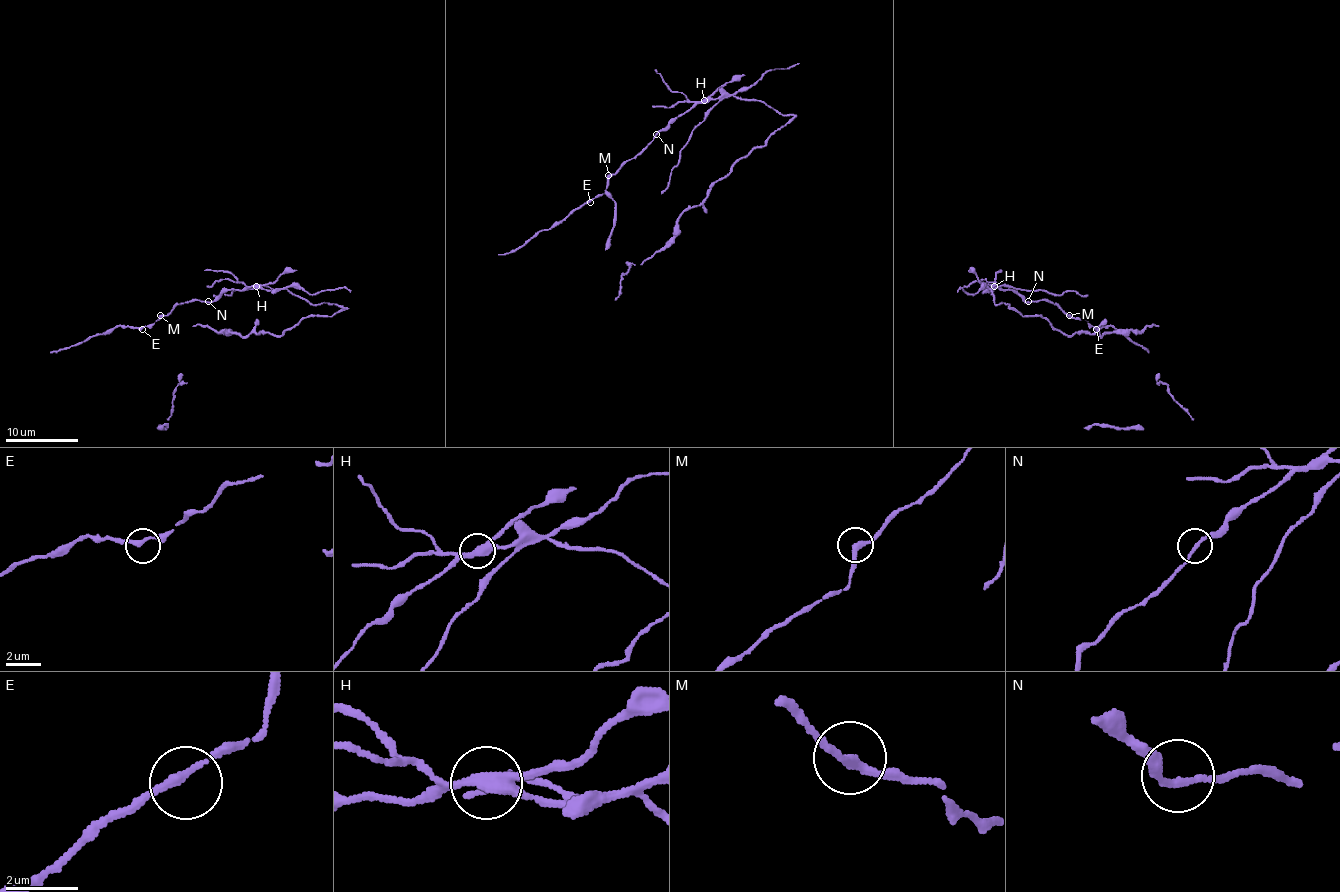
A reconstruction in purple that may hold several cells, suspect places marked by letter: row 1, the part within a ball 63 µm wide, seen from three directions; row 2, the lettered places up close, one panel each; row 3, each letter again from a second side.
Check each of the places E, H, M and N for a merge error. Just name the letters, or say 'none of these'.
H

